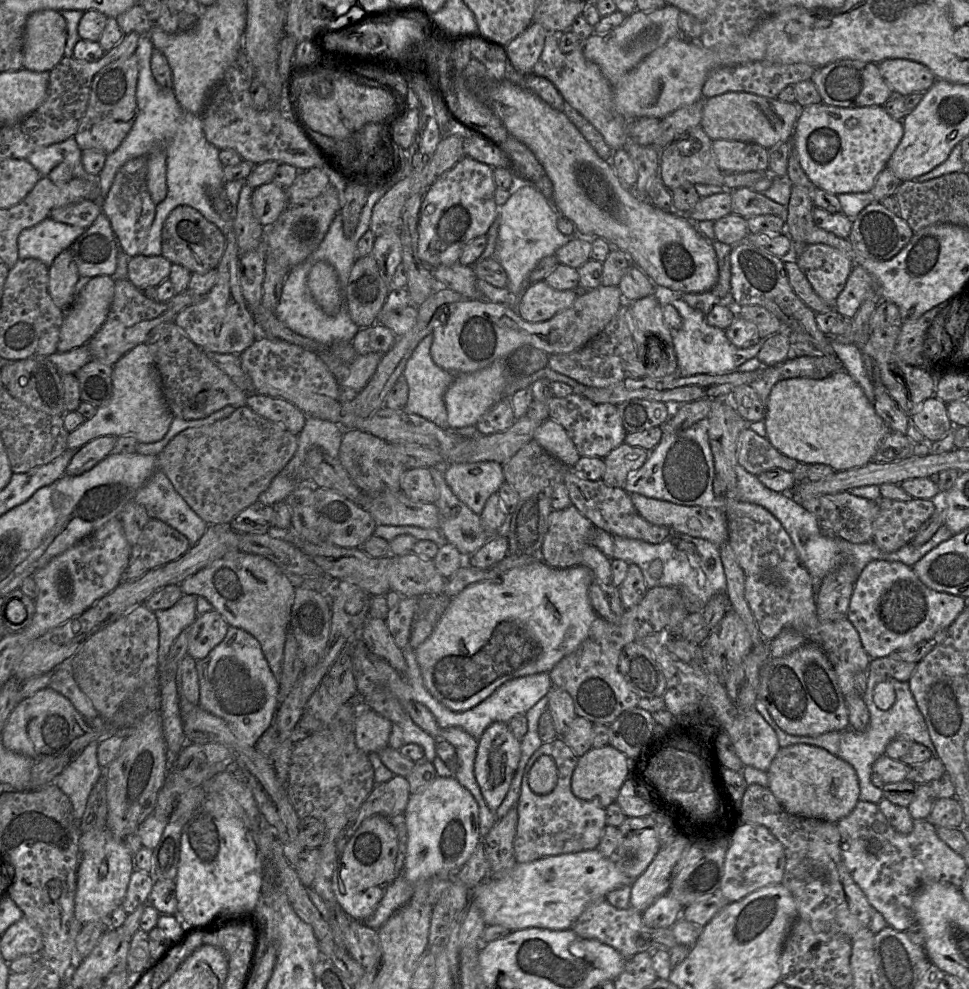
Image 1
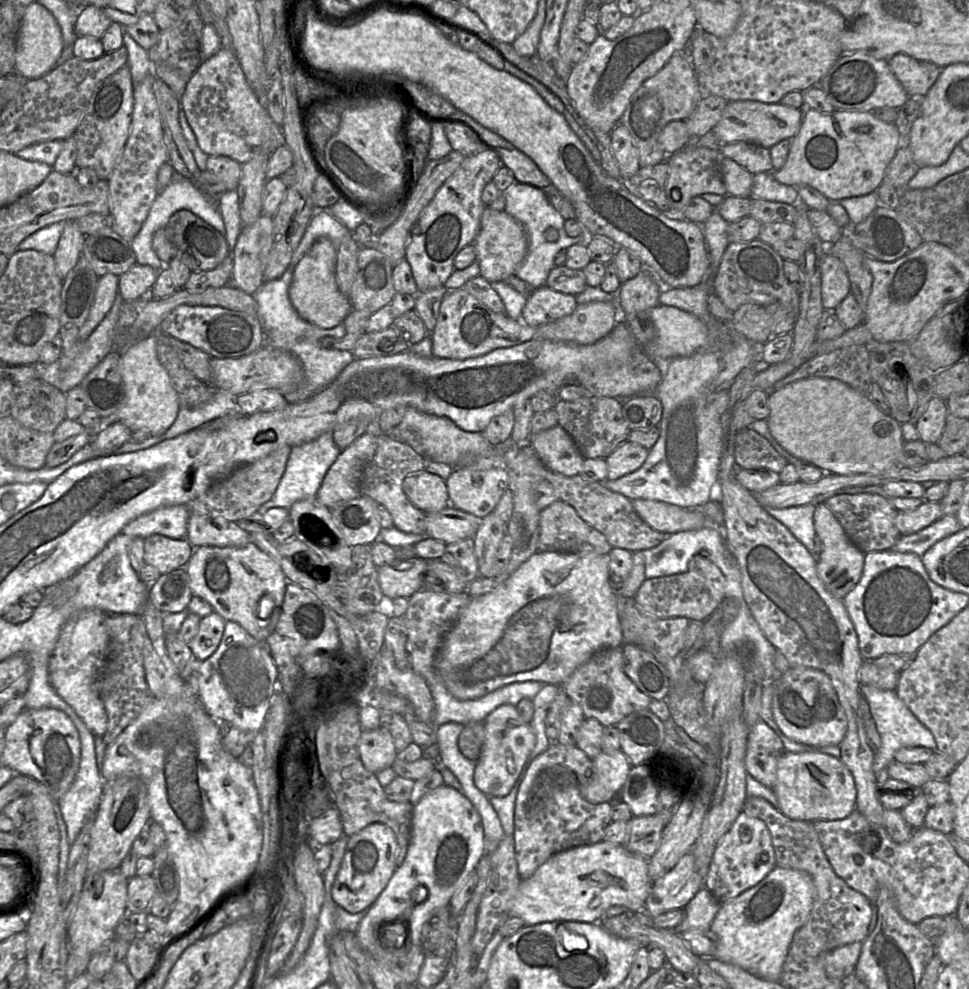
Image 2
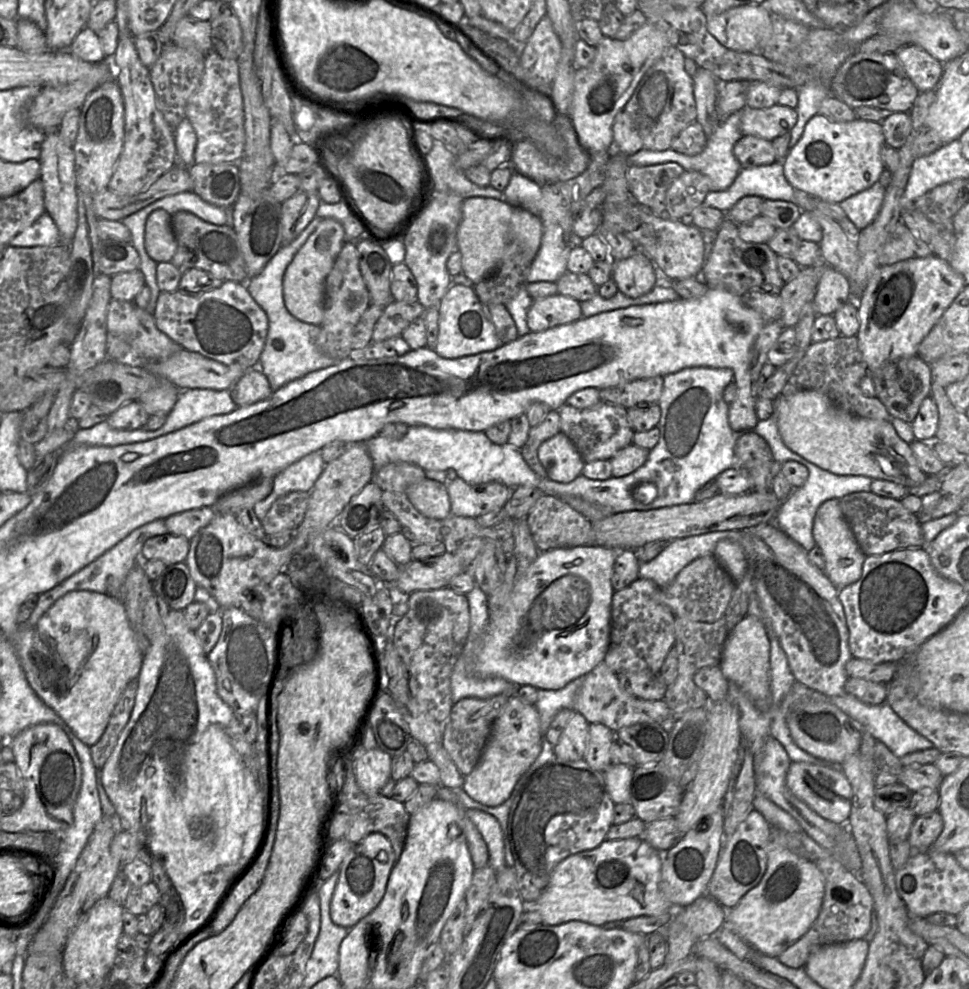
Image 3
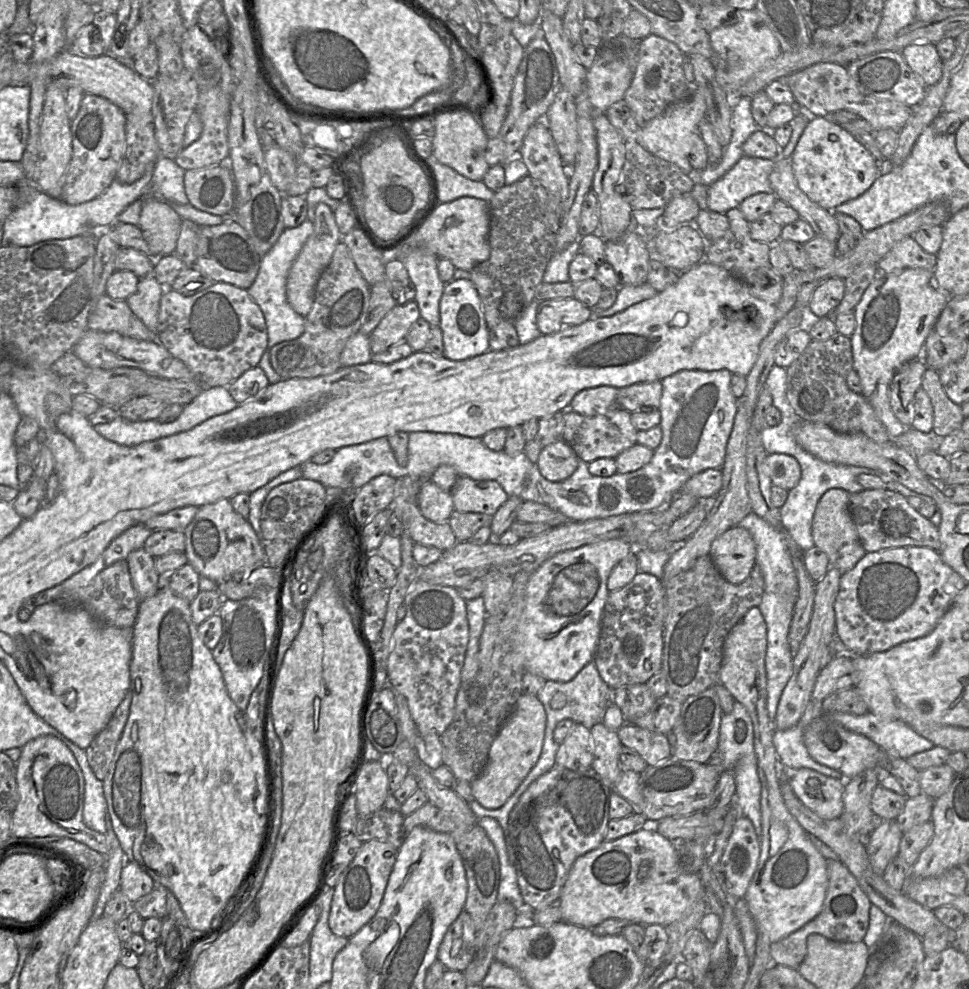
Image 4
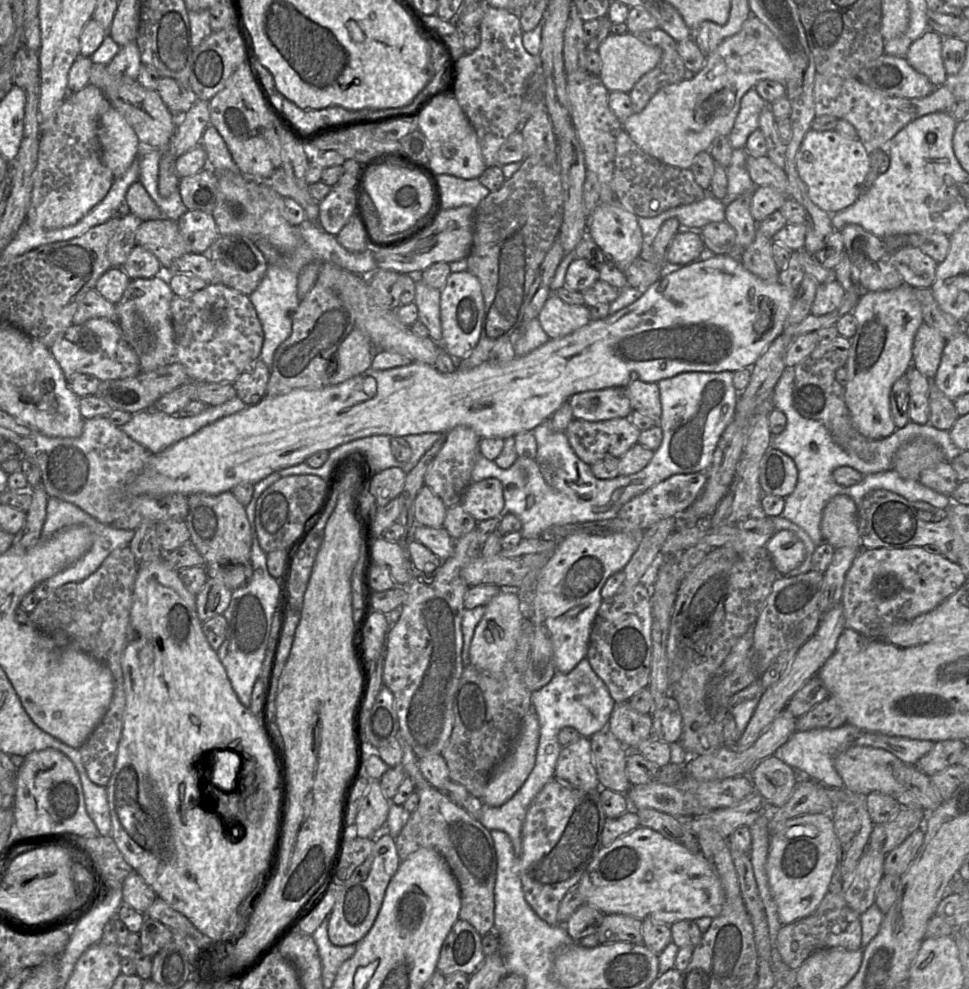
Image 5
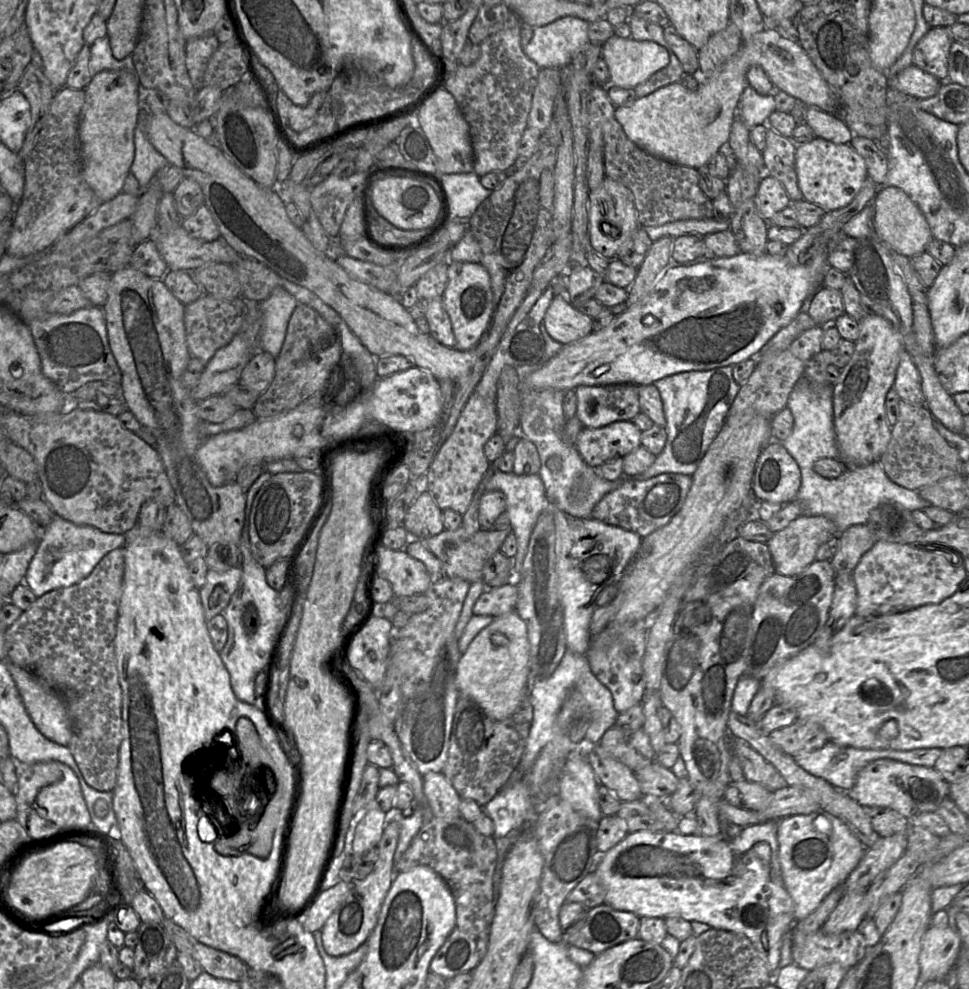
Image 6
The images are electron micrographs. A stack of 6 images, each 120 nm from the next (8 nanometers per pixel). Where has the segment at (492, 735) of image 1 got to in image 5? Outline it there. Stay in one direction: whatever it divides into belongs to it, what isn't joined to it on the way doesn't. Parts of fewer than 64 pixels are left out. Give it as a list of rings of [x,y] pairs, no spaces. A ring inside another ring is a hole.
[[[531,708],[511,751],[491,774],[481,799],[484,804],[500,807],[523,786],[535,766],[539,732],[538,716]]]

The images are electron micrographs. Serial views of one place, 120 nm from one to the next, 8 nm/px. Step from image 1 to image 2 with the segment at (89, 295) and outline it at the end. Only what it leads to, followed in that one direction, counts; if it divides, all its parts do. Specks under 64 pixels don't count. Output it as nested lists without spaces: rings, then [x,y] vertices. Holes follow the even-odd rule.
[[[113,274],[100,276],[89,316],[79,331],[79,339],[86,341],[110,311],[118,293],[118,277]]]

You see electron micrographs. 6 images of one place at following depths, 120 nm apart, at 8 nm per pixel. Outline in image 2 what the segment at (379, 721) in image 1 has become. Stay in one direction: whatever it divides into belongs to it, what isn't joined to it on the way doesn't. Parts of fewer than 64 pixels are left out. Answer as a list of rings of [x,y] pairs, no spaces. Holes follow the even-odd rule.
[[[382,727],[363,730],[358,748],[364,767],[374,774],[391,768],[398,754],[391,733]]]

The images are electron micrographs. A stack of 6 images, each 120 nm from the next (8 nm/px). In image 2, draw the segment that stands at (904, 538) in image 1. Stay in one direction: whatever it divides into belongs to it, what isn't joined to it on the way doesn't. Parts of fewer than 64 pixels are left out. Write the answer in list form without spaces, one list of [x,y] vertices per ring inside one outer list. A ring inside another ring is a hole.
[[[923,501],[914,510],[898,511],[895,525],[901,536],[909,536],[928,527],[941,517],[942,509],[939,502]]]

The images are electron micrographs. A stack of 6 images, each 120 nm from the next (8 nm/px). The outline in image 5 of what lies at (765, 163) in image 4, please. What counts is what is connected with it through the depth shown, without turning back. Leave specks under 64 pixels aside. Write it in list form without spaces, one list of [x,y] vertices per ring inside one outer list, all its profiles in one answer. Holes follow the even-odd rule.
[[[745,147],[732,151],[731,163],[726,169],[727,194],[721,200],[725,206],[743,194],[753,193],[757,187],[746,168],[747,157],[748,153]]]

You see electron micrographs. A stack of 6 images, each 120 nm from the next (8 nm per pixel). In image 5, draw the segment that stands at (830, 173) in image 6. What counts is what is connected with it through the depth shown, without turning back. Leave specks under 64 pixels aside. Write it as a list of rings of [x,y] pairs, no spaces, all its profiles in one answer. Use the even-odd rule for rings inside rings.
[[[809,129],[796,154],[796,168],[811,201],[831,215],[855,203],[862,194],[862,187],[869,172],[870,149],[860,139],[849,138],[836,130],[819,132]]]

